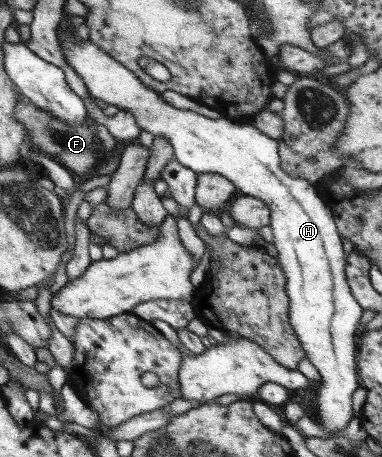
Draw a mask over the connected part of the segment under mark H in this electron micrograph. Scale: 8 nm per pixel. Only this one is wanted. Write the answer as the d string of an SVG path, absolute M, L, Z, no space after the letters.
M64 16L59 28L58 28L58 40L60 41L60 47L62 48L63 55L65 56L68 66L71 67L80 77L81 80L84 80L85 86L87 87L88 92L93 100L102 100L107 104L112 104L119 108L119 110L128 110L135 117L135 122L137 126L150 132L154 137L162 136L163 138L168 138L171 143L171 146L174 150L174 158L177 159L177 162L180 162L183 166L190 168L193 172L196 173L215 173L221 174L223 177L227 177L238 190L241 190L243 195L251 196L253 198L259 198L259 200L265 204L265 206L270 208L270 223L268 224L272 228L273 232L273 242L275 248L278 252L278 263L281 265L281 268L284 270L286 282L286 291L289 297L289 324L292 326L292 329L295 331L299 342L301 343L301 348L305 351L306 357L309 359L309 362L317 368L319 374L321 375L321 386L317 390L317 418L321 422L321 426L325 432L328 432L333 437L338 436L338 434L349 425L349 421L353 419L353 404L351 404L353 399L353 393L360 386L357 383L357 358L355 357L355 341L358 339L358 335L361 326L360 320L364 313L364 308L358 303L358 300L353 296L351 292L348 280L346 279L346 257L345 257L345 248L343 248L343 242L341 241L341 235L336 227L336 222L333 220L332 212L330 208L323 203L320 194L317 192L316 187L311 184L308 180L292 177L288 175L280 165L280 156L278 153L279 141L278 139L269 138L266 134L263 134L260 130L257 130L253 125L247 124L245 121L237 121L233 119L227 119L226 117L221 117L220 119L212 119L211 117L203 116L202 114L190 111L175 108L170 104L167 104L162 98L160 93L155 92L153 89L150 89L148 86L145 86L141 79L133 73L131 70L125 69L125 66L115 62L111 59L105 52L101 52L102 48L99 48L97 45L94 45L89 39L81 42L80 44L75 42L74 32L71 29L65 27L65 19L67 16Z

